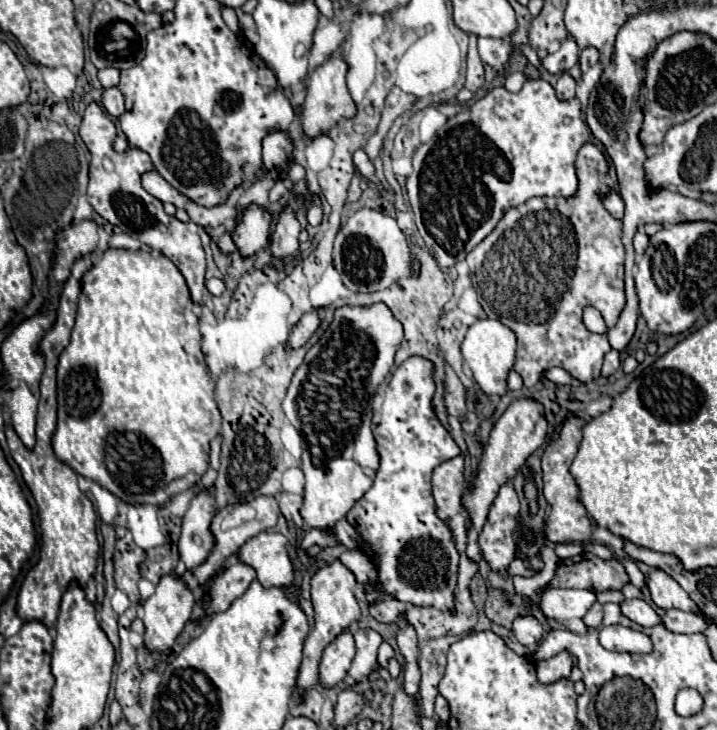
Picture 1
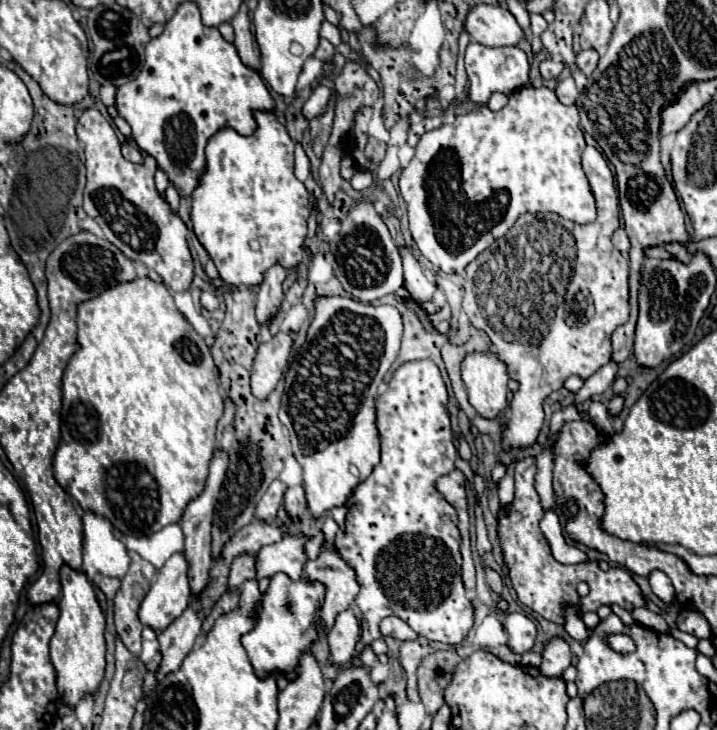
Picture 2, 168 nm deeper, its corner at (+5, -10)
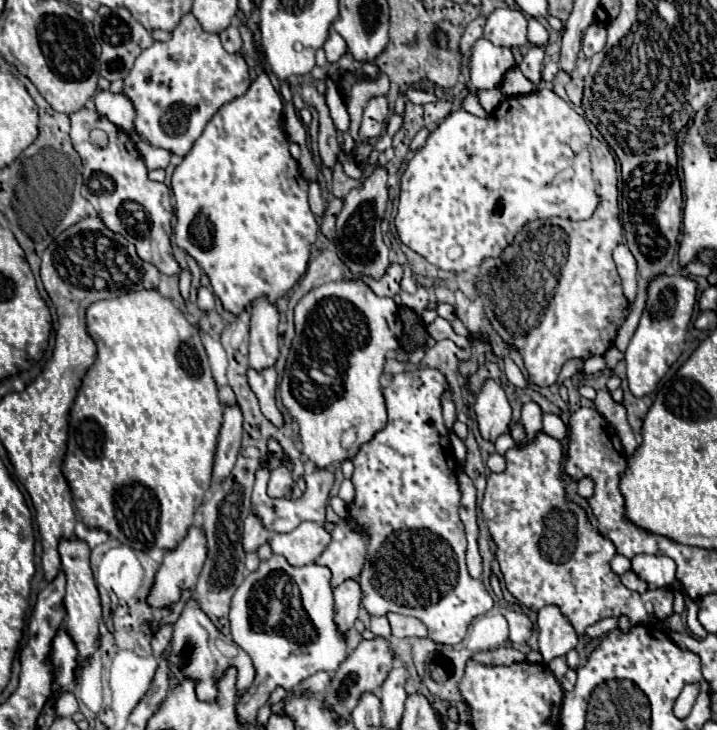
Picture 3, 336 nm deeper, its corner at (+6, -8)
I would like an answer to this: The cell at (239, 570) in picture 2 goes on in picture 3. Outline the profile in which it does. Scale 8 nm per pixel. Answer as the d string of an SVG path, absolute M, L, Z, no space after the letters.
M249 512L249 516L245 518L245 532L243 532L243 546L245 546L245 552L251 552L251 550L257 550L265 540L269 540L271 532L265 528L263 520Z

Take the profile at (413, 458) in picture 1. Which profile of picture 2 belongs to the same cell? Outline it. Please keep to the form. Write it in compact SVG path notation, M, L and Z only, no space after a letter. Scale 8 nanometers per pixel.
M416 360L402 364L388 382L388 392L376 400L376 428L382 442L382 460L372 470L366 482L358 484L352 498L346 502L346 522L336 534L336 550L344 562L356 572L360 592L354 600L362 612L362 636L356 644L354 658L360 660L364 648L380 638L378 622L396 614L390 606L402 606L404 622L420 636L446 644L460 644L472 628L472 604L466 598L466 590L460 578L460 534L456 510L434 490L434 482L454 470L458 456L452 444L450 418L446 412L446 386L438 366L432 360Z

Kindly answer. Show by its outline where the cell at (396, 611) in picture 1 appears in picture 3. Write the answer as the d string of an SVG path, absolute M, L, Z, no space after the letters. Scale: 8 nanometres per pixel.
M389 612L387 618L391 622L393 636L397 636L397 638L411 638L411 636L423 638L423 636L427 636L427 626L413 616L403 616L403 614Z

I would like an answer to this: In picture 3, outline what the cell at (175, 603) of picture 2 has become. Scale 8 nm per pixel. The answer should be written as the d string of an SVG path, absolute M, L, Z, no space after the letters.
M191 526L189 534L185 536L183 542L179 542L179 546L175 550L165 552L165 562L159 568L157 576L155 576L155 586L147 598L147 602L155 608L167 608L171 604L175 604L181 596L181 592L185 588L193 588L197 584L197 576L203 568L203 562L207 558L207 540L205 540L205 532L201 526Z

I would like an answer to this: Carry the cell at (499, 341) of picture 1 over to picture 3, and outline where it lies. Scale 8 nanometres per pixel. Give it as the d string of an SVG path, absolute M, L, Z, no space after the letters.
M487 380L483 390L477 394L477 402L473 406L479 432L485 440L495 442L497 436L505 434L509 430L511 422L511 406L507 402L507 396L499 382Z

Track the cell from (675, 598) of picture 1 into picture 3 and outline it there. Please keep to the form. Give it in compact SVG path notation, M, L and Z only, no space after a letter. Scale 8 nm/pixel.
M641 554L631 560L631 570L653 588L669 588L675 580L675 564L669 556Z

